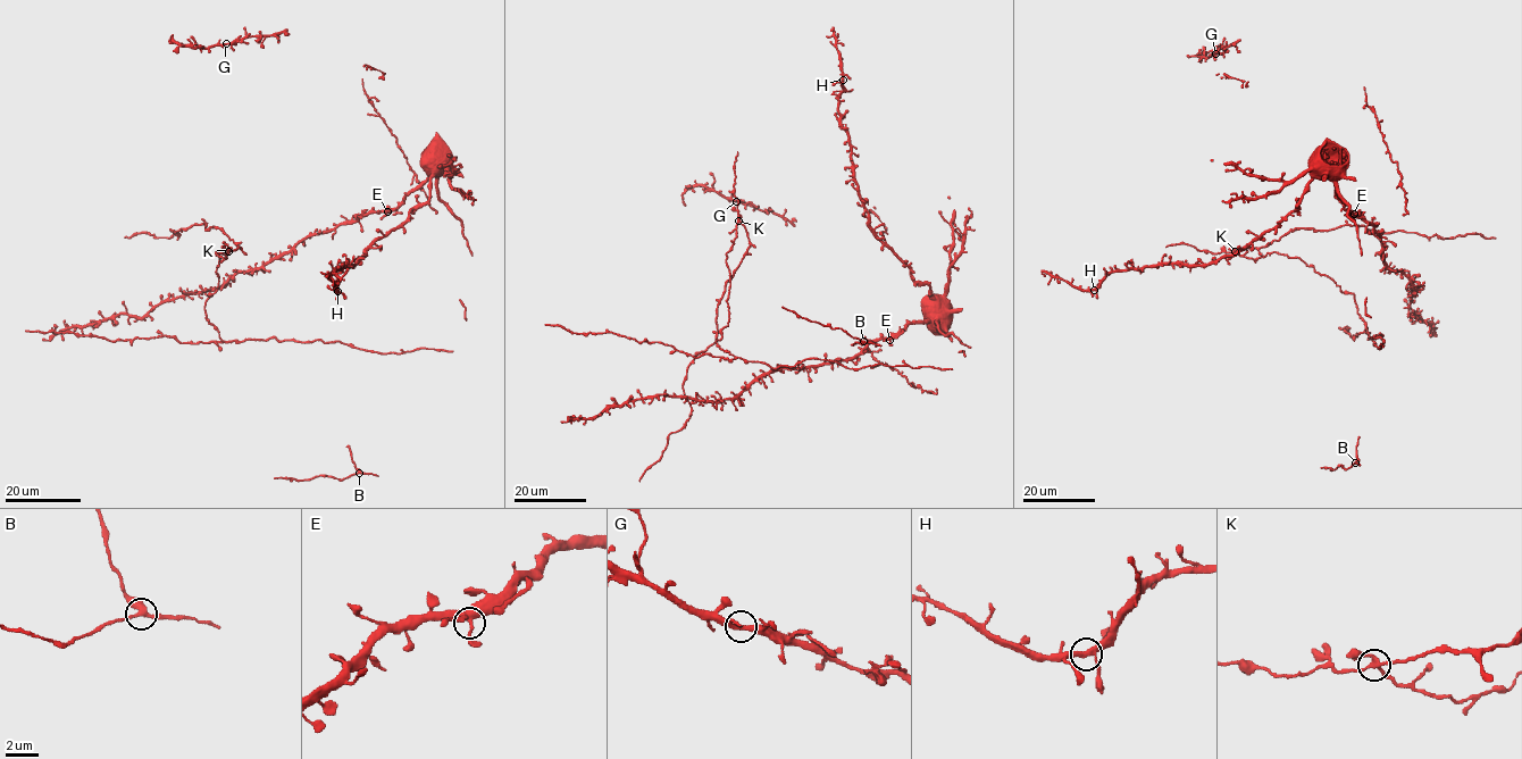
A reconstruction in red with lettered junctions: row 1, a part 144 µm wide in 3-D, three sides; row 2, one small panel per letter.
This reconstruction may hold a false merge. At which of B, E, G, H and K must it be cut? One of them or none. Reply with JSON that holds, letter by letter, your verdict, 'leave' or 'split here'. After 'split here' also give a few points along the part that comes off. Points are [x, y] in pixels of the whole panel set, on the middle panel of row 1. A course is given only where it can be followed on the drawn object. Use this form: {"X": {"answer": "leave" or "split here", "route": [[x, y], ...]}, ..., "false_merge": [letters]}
{"B": {"answer": "leave"}, "E": {"answer": "leave"}, "G": {"answer": "leave"}, "H": {"answer": "leave"}, "K": {"answer": "split here", "route": [[738, 220], [750, 248], [717, 308], [716, 340], [687, 367], [690, 418], [638, 481]]}, "false_merge": ["K"]}

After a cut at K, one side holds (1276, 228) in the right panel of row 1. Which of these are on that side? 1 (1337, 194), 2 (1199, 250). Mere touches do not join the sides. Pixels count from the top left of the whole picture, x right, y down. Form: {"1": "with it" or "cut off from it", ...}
{"1": "with it", "2": "cut off from it"}

